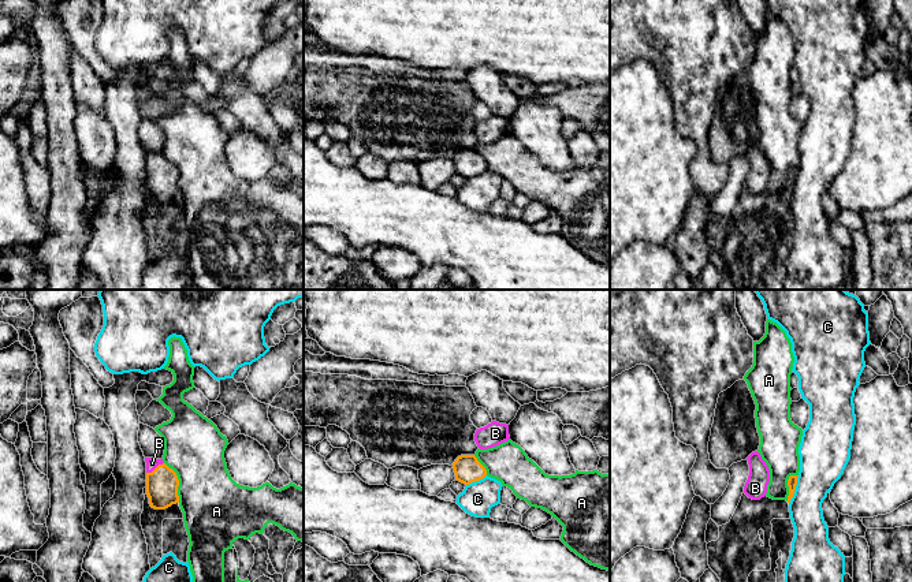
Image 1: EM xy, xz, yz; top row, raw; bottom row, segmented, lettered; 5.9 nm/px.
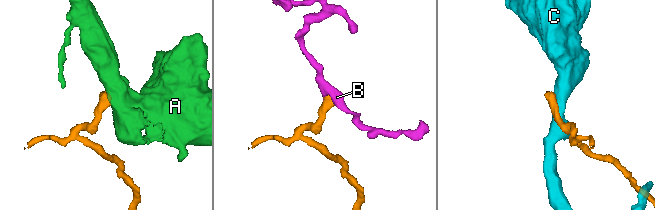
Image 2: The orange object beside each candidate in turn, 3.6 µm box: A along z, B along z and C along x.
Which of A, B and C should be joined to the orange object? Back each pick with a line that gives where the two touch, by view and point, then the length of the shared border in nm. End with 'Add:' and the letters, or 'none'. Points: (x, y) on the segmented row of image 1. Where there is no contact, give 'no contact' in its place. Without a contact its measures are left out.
B: contact xy (156, 467); length 120 nm
Add: B

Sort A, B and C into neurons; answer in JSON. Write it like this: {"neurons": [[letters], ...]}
{"neurons": [["A"], ["B"], ["C"]]}

